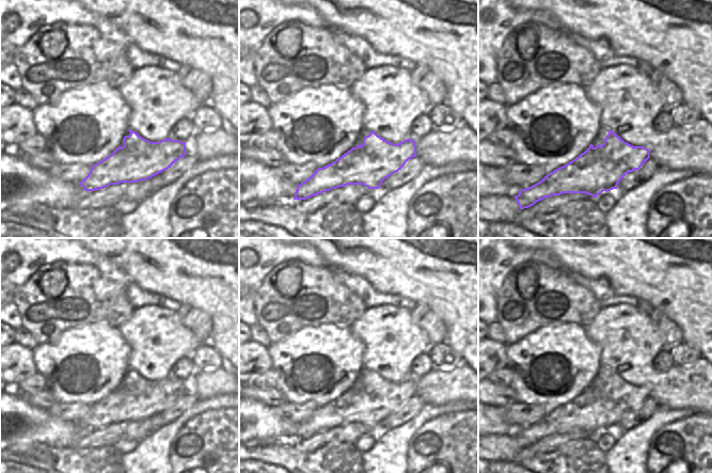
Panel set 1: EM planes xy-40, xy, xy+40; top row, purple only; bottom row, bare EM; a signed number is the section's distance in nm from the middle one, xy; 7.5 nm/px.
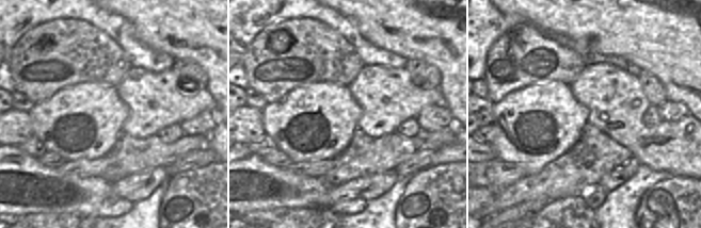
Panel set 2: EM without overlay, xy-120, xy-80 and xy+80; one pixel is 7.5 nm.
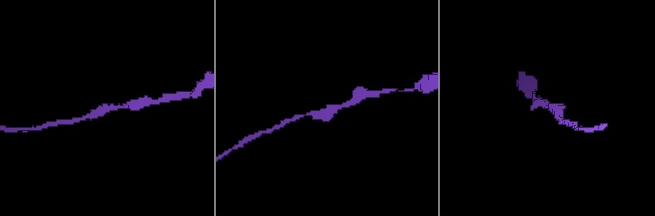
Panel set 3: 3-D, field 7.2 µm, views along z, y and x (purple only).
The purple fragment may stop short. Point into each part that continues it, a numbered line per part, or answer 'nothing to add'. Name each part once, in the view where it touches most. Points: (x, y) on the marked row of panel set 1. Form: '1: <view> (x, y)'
nothing to add

